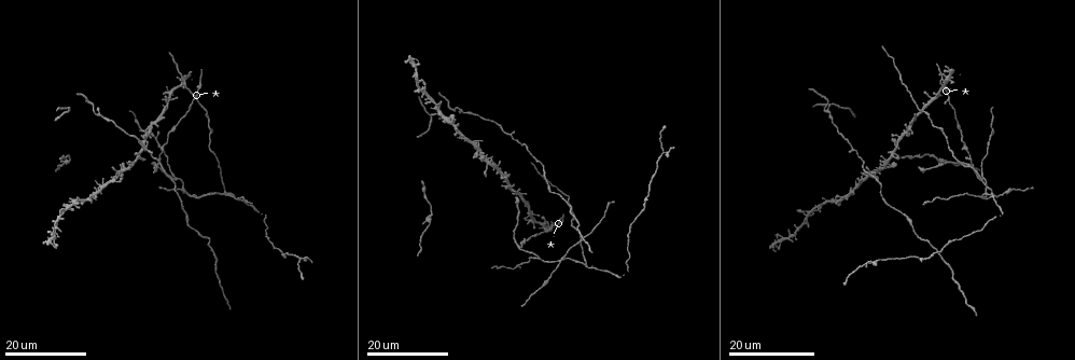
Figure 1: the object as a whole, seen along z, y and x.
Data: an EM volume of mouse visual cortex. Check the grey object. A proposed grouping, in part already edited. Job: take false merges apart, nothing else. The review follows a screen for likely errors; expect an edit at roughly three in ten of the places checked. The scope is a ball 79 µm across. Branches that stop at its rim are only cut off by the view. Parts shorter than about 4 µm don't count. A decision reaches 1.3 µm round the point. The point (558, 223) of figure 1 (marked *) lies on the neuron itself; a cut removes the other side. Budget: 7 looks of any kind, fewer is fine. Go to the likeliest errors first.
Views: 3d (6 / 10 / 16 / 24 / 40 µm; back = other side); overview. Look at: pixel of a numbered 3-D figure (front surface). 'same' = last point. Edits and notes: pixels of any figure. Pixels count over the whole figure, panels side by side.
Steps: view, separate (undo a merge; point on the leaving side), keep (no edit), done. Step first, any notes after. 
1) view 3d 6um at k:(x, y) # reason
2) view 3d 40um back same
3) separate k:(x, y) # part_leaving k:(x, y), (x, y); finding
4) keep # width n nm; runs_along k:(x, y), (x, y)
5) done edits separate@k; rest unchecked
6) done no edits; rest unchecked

view 3d 16um at 1:(539, 256) # a fork

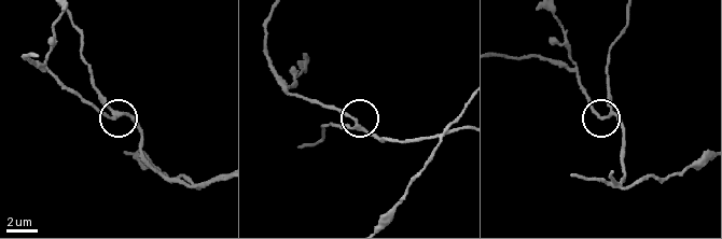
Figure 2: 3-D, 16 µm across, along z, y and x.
view 3d 10um at 2:(117, 112) # closer look

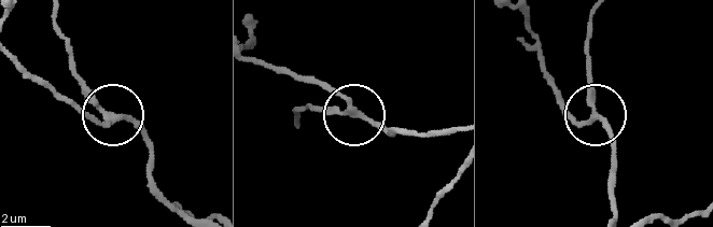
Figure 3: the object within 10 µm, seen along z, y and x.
keep # width 210 nm; runs_along 3:(523, 15), (548, 83), (583, 119), (596, 111), (589, 72); one neuron here

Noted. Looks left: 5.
view 3d 24um at 1:(560, 263) # a fork

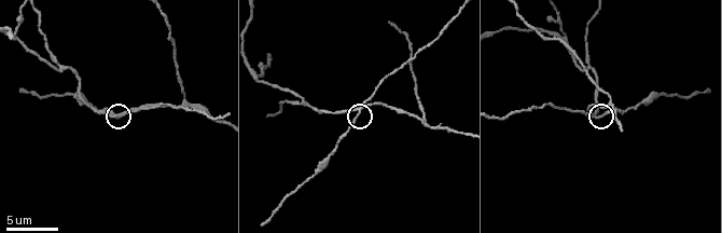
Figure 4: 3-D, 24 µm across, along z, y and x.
view 3d 10um at 4:(117, 117) # zoom in

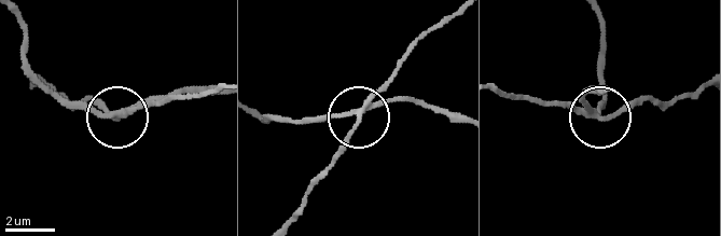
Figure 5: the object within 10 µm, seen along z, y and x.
separate 5:(147, 105) # width 190 nm; a second neuron is stuck on

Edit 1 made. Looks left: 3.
view 3d 6um at 4:(559, 36) # arms part here

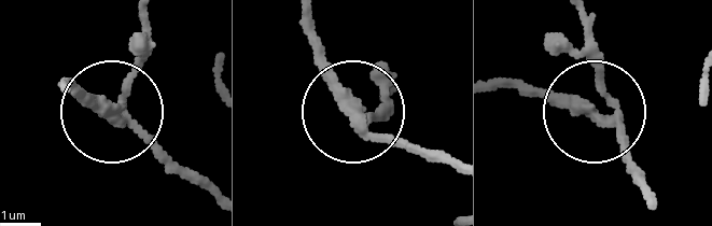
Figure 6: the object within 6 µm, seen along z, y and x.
view 3d 6um back at 6:(346, 105)

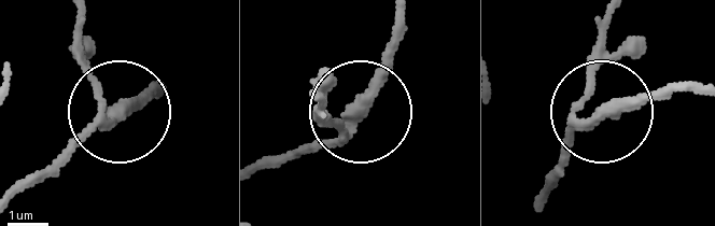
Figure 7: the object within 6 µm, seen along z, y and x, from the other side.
separate 7:(130, 99) # part_leaving 7:(583, 122), (662, 90), (703, 90); two neurons meet here

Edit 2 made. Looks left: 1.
done edits separate@5, separate@7; rest unchecked

